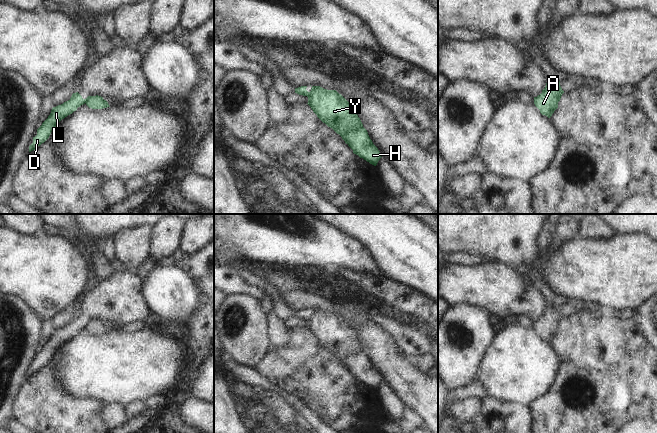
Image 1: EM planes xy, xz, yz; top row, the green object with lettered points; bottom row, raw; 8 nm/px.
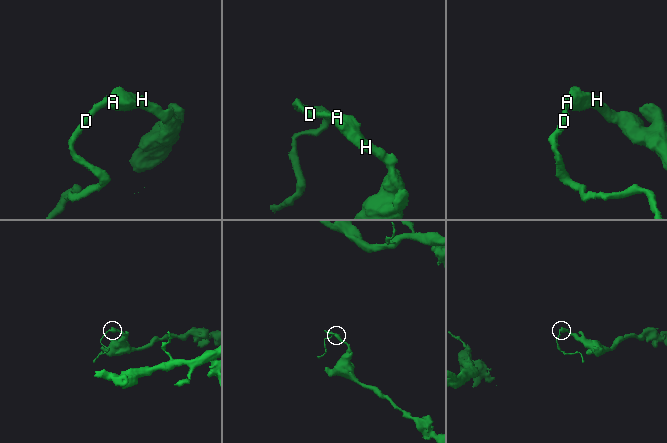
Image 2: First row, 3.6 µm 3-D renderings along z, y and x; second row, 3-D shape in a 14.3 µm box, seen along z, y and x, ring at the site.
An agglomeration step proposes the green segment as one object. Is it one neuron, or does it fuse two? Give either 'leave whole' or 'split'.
split

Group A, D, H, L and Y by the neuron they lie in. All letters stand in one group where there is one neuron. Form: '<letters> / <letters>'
A H Y / D L

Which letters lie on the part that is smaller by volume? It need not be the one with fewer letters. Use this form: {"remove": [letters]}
{"remove": ["D", "L"]}

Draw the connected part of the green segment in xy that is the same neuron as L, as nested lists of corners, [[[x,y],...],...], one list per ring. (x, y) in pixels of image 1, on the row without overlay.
[[[76,316],[72,318],[68,325],[53,331],[48,342],[37,353],[37,359],[33,361],[33,367],[29,370],[29,376],[35,374],[38,370],[44,367],[49,362],[56,349],[62,343],[76,335],[78,331],[85,328],[86,325],[87,322],[83,323],[82,320]]]

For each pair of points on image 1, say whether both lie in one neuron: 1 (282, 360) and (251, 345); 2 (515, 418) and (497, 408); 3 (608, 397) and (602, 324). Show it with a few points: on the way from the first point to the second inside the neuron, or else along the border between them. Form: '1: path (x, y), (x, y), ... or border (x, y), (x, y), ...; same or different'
1: border (265, 356), (252, 367); different
2: path (511, 418), (507, 418), (501, 412); same
3: path (608, 379), (606, 348), (602, 342); same

